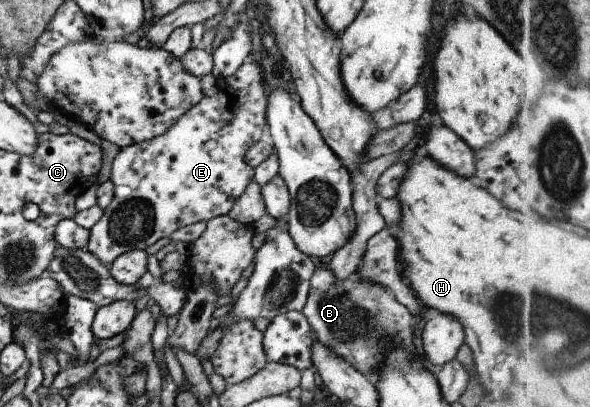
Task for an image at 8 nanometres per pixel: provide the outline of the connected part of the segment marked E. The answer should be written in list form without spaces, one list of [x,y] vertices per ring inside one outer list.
[[[244,61],[234,71],[230,84],[235,91],[233,95],[218,90],[211,97],[202,96],[160,137],[119,148],[110,169],[112,199],[103,209],[98,223],[88,230],[85,247],[102,265],[109,266],[120,254],[136,246],[145,250],[150,245],[166,241],[180,227],[227,214],[246,185],[253,181],[253,168],[244,163],[244,151],[260,139],[265,124],[266,97],[258,66]]]

